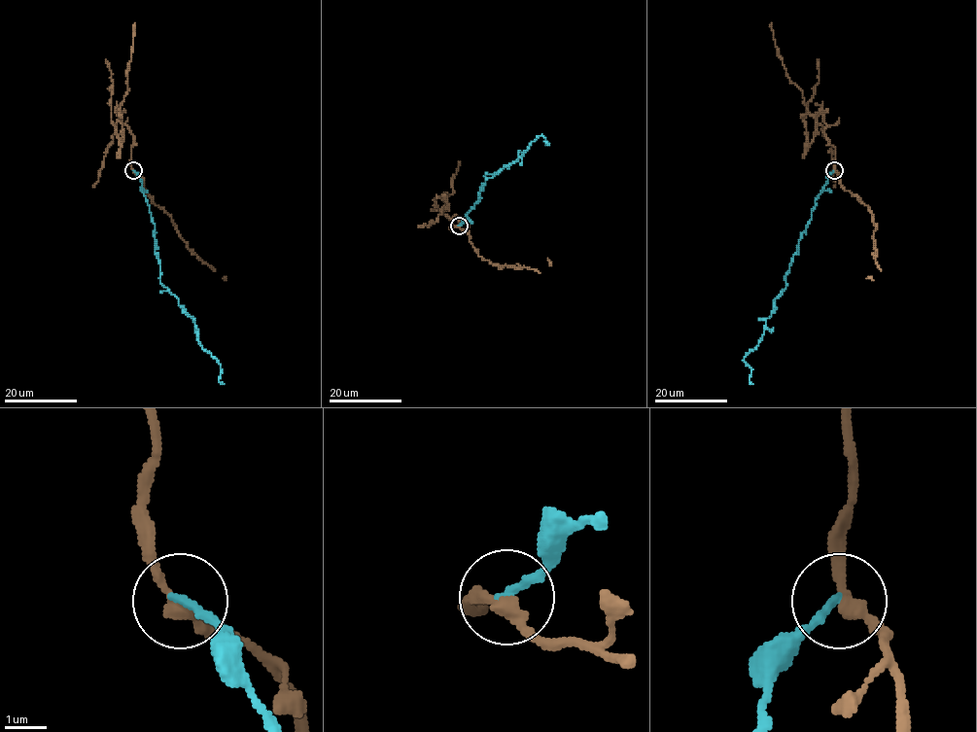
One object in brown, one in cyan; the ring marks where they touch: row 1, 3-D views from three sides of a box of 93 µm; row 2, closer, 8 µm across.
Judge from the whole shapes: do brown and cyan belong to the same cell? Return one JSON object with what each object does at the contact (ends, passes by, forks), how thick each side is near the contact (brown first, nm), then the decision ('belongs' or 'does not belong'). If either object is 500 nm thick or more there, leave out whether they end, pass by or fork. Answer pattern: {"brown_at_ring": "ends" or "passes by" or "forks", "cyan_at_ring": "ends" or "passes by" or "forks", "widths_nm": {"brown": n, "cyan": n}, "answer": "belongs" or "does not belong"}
{"brown_at_ring": "passes by", "cyan_at_ring": "ends", "widths_nm": {"brown": 300, "cyan": 200}, "answer": "does not belong"}

